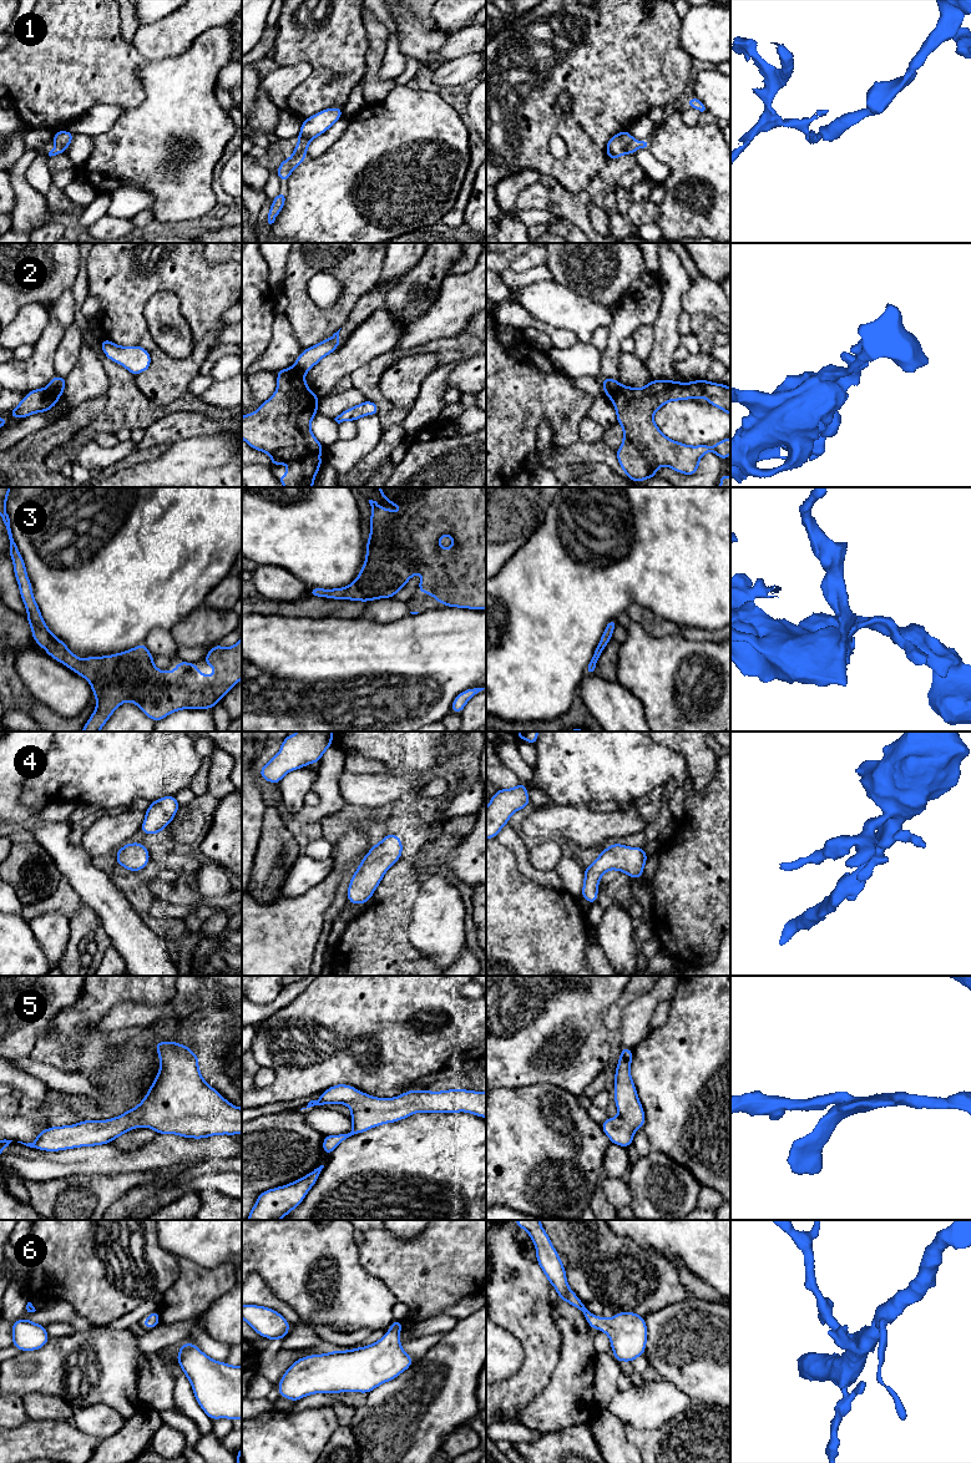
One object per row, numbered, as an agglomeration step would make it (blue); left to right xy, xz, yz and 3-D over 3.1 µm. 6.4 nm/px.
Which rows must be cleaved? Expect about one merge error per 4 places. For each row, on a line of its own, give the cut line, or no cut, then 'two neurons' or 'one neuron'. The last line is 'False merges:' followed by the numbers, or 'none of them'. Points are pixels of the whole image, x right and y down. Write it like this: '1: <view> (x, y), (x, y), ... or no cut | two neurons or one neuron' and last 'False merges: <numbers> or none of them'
1: yz (632, 138), (625, 152) | two neurons
2: xy (47, 386), (60, 395) | two neurons
3: no cut | one neuron
4: no cut | one neuron
5: no cut | one neuron
6: no cut | one neuron
False merges: 1, 2

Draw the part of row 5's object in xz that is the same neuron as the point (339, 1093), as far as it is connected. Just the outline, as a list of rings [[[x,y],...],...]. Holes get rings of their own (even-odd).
[[[335,1084],[322,1092],[318,1100],[310,1100],[302,1109],[324,1104],[347,1104],[352,1110],[350,1119],[353,1124],[353,1129],[348,1134],[324,1135],[324,1155],[330,1155],[340,1143],[354,1134],[364,1133],[381,1124],[399,1122],[420,1112],[466,1112],[486,1118],[486,1092],[467,1089],[440,1092],[413,1089],[395,1098],[376,1098],[359,1092],[352,1085]]]

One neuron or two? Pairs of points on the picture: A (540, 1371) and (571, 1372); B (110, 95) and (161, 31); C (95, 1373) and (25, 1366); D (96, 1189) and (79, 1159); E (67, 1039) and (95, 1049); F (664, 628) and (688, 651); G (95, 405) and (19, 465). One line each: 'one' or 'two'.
A: two
B: two
C: one
D: two
E: one
F: two
G: one

